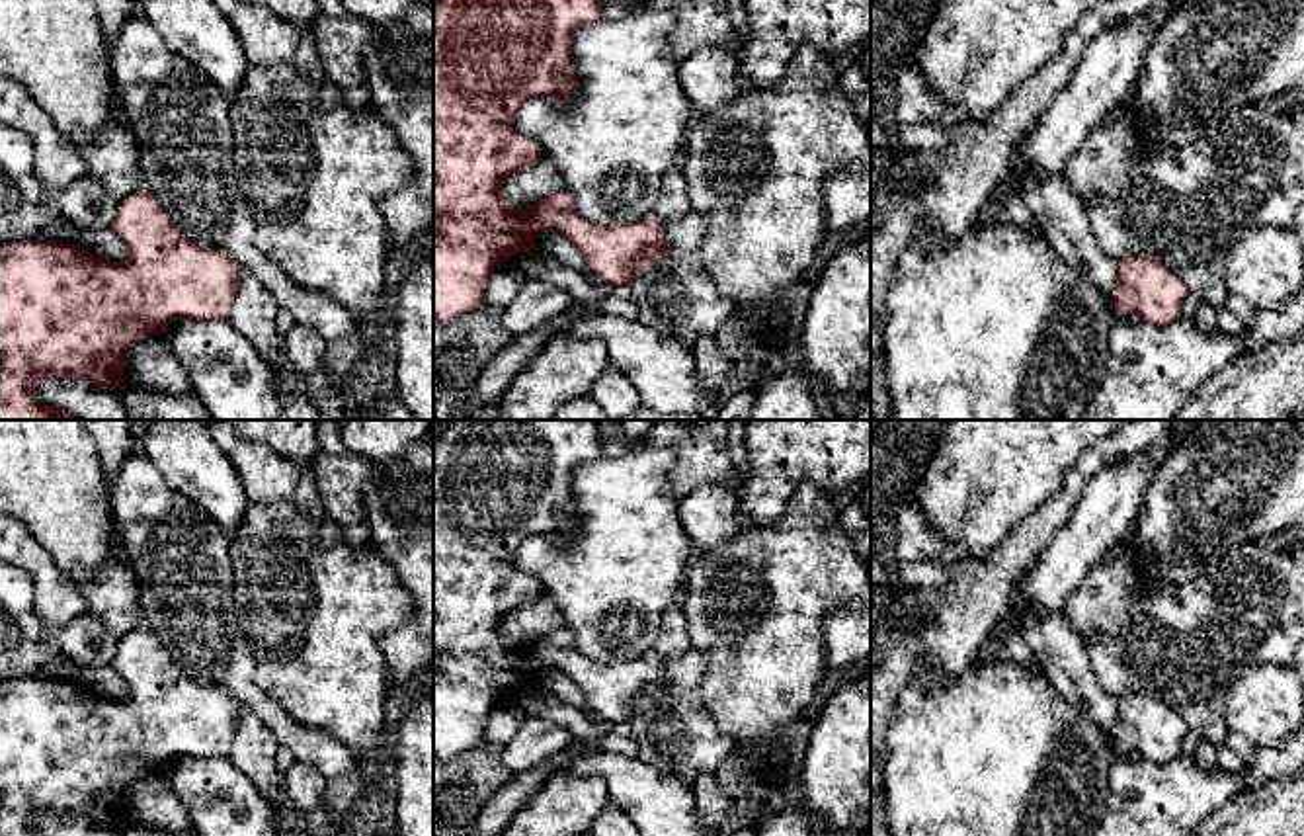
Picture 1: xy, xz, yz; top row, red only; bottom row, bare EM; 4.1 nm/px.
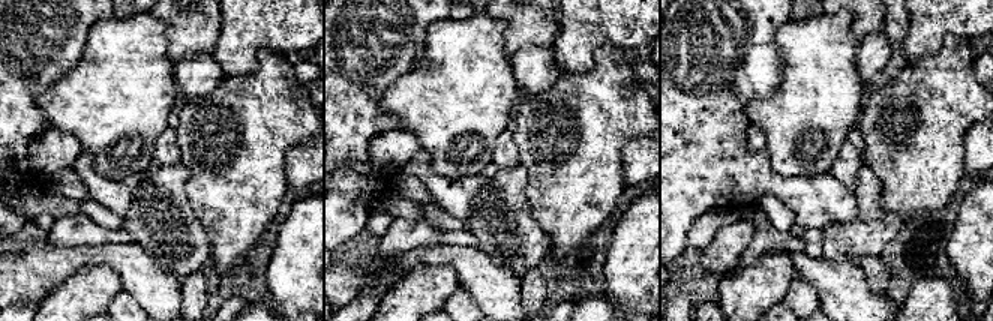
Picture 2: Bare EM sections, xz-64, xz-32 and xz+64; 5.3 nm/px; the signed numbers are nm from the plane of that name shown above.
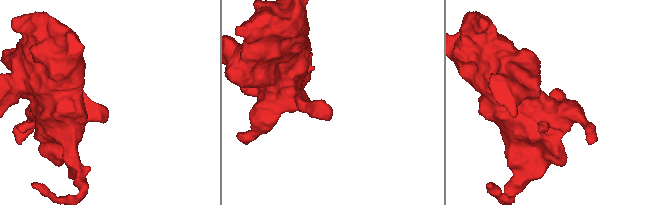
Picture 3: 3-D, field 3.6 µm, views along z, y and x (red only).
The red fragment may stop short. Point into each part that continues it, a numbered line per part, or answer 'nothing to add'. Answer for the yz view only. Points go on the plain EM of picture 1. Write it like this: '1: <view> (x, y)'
nothing to add

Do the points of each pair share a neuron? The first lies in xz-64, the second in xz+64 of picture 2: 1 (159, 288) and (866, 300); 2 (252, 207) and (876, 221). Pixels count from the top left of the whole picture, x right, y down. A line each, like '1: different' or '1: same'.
1: same
2: different

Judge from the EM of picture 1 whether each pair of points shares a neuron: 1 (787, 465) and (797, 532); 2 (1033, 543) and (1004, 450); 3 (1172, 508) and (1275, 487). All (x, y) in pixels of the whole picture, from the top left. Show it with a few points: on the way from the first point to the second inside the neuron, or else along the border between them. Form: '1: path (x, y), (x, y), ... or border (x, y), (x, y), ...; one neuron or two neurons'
1: border (830, 493), (801, 485), (775, 522), (756, 524); two neurons
2: border (1062, 489), (1019, 520), (994, 549); two neurons
3: path (1197, 508), (1222, 487), (1250, 487); one neuron

